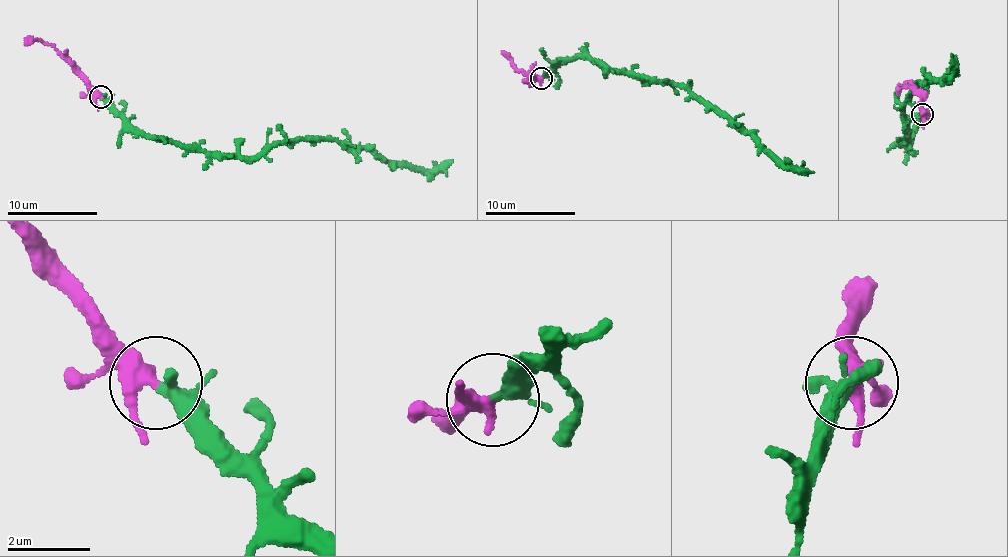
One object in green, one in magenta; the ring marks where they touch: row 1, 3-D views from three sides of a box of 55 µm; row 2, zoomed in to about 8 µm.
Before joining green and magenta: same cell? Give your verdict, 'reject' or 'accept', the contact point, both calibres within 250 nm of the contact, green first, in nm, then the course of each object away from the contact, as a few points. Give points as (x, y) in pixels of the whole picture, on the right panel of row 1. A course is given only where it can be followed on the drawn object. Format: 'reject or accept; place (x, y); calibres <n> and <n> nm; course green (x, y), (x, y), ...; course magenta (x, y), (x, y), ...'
accept; place (922, 114); calibres 200 and 320 nm; course green (922, 114), (909, 138), (898, 141), (907, 142), (906, 97), (930, 75), (938, 79), (955, 69), (951, 54); course magenta (922, 115), (923, 97), (909, 82), (901, 85), (897, 94)

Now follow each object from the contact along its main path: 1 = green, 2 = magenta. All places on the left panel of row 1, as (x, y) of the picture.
1: (102, 97), (133, 127), (212, 156), (264, 155), (299, 139), (366, 146), (387, 160), (430, 169), (452, 160)
2: (100, 97), (49, 44), (33, 39), (25, 44)

